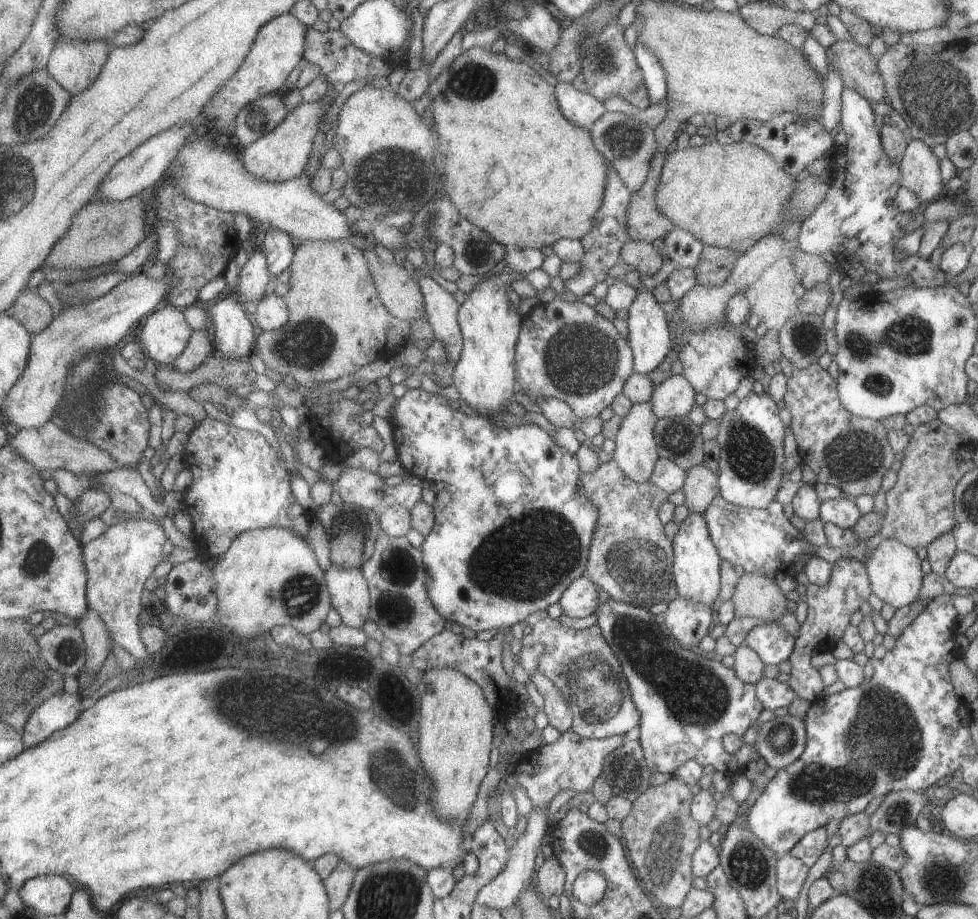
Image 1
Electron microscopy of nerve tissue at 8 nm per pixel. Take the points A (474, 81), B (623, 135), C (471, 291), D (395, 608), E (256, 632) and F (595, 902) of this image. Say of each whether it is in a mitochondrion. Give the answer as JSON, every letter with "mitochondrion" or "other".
{"A":"mitochondrion","B":"mitochondrion","C":"other","D":"mitochondrion","E":"other","F":"other"}

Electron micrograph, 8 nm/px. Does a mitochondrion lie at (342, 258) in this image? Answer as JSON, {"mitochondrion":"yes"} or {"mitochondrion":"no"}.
{"mitochondrion":"no"}

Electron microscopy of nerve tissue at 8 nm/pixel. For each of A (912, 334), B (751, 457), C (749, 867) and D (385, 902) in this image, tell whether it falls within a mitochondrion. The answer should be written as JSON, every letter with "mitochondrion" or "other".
{"A":"mitochondrion","B":"mitochondrion","C":"mitochondrion","D":"mitochondrion"}

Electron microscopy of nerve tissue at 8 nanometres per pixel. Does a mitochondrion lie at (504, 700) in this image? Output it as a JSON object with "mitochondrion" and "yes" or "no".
{"mitochondrion":"no"}

